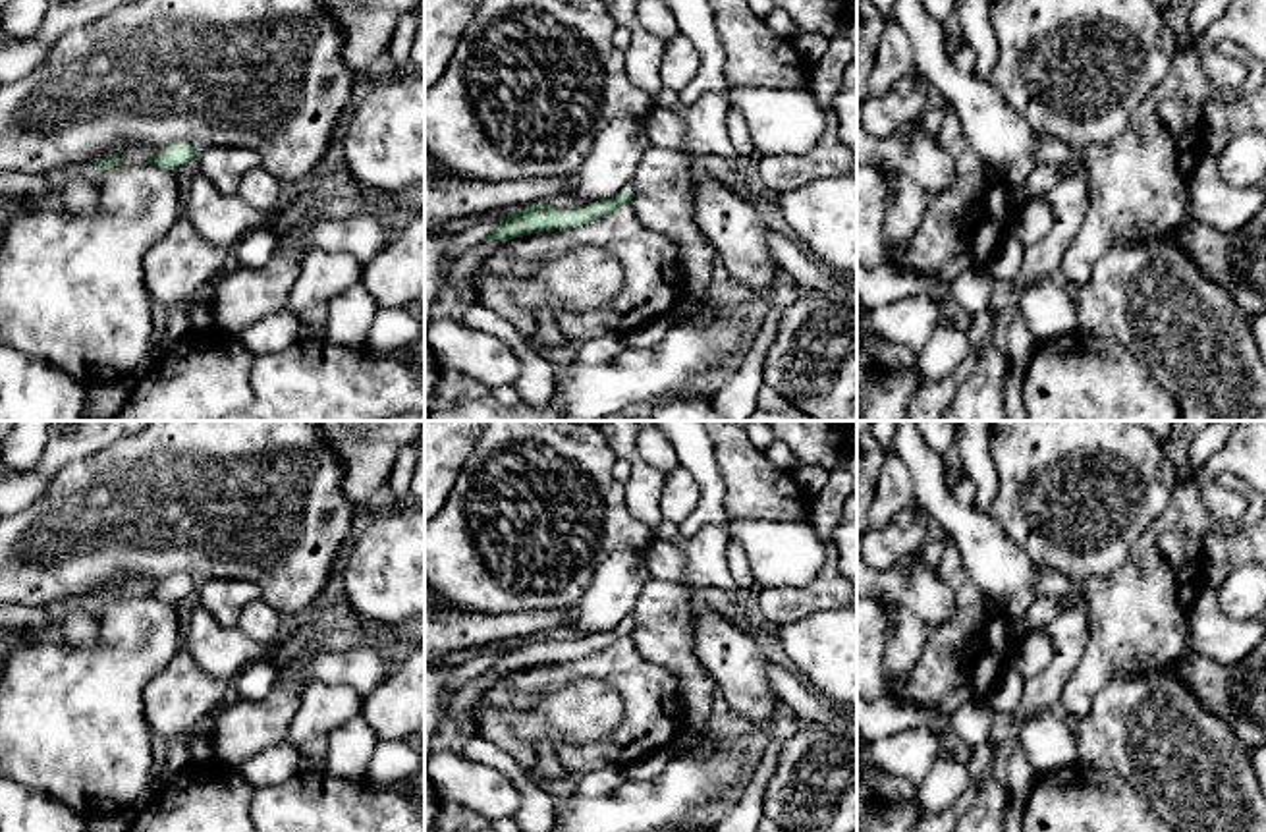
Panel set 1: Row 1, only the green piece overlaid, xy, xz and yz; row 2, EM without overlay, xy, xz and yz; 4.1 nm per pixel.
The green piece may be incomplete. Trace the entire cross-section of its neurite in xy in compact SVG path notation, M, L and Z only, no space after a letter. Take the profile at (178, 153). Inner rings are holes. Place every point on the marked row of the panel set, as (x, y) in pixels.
M174 141L166 145L162 151L152 153L152 156L147 162L162 170L178 170L193 160L197 160L197 151L183 141Z

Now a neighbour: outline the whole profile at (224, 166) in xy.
M208 147L197 153L199 168L224 195L237 193L241 178L261 166L259 153L243 147Z

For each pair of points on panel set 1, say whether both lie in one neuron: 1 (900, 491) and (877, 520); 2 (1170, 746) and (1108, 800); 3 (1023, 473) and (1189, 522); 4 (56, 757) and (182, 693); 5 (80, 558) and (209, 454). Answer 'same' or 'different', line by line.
1: same
2: different
3: different
4: different
5: same

